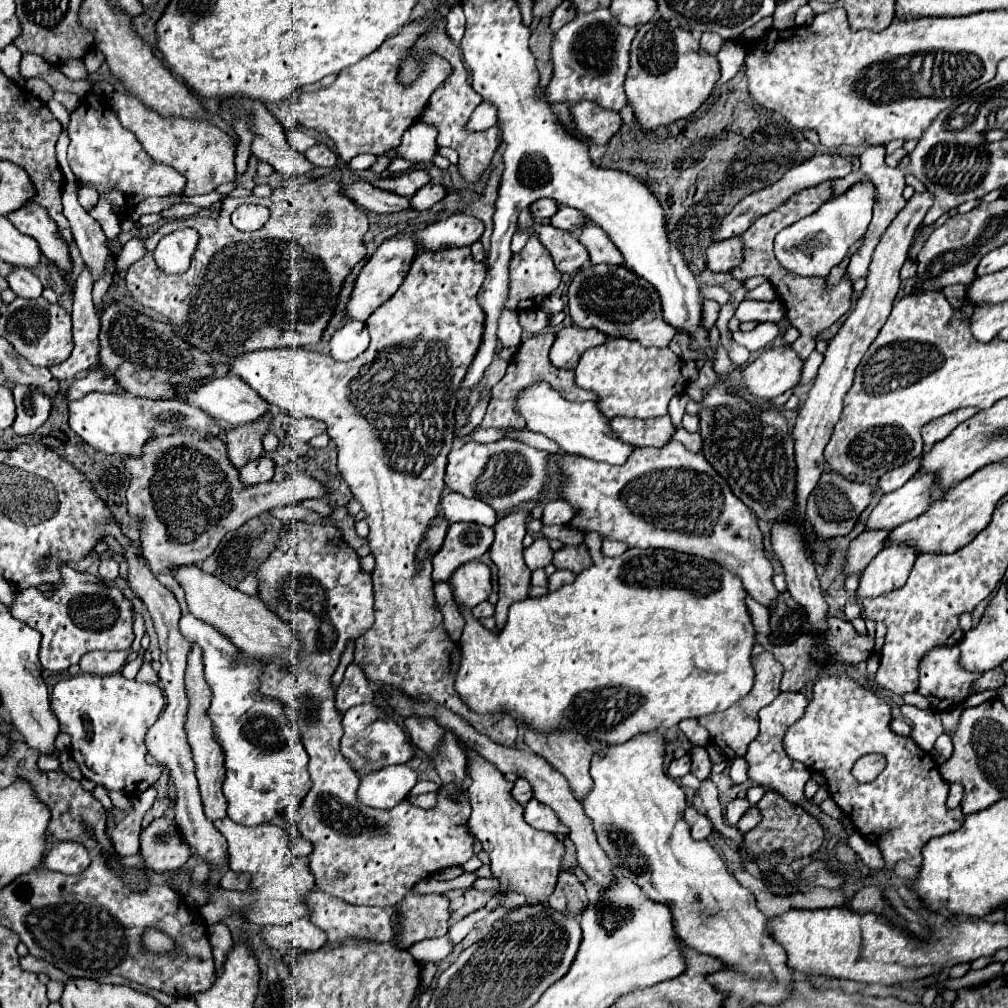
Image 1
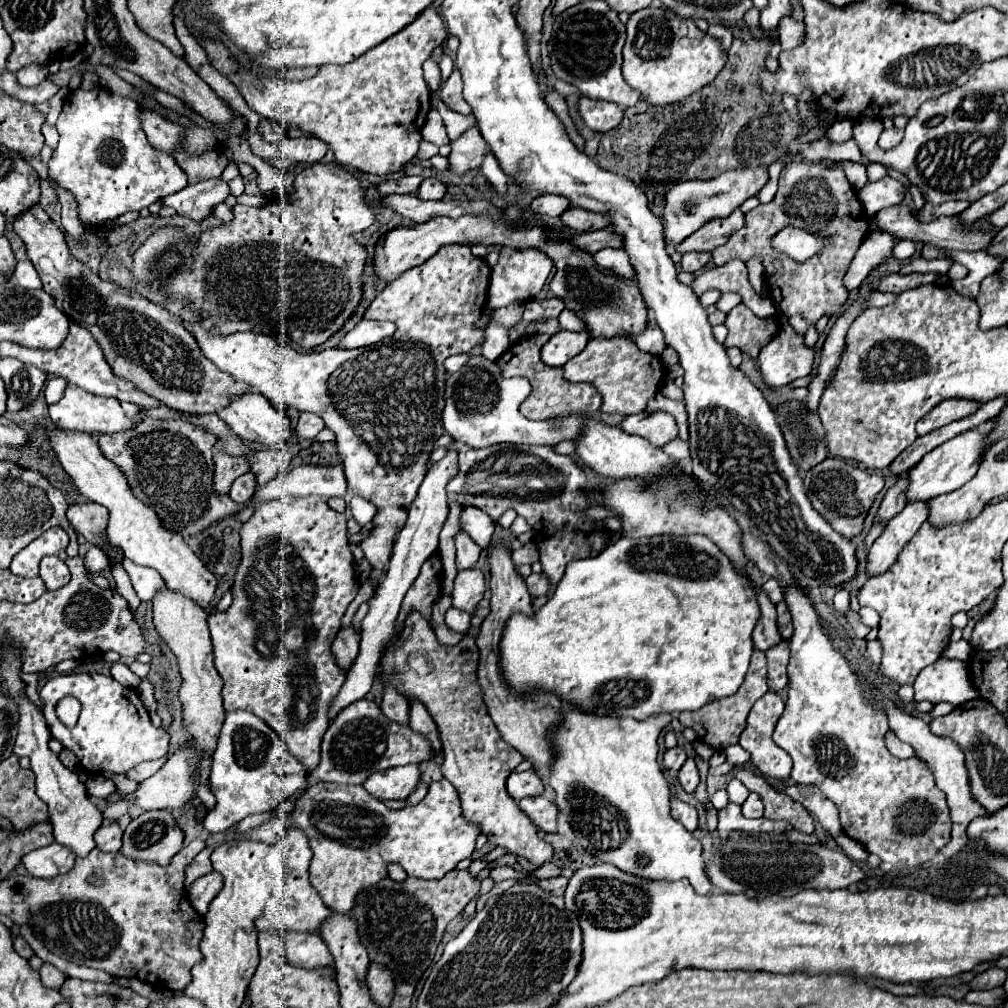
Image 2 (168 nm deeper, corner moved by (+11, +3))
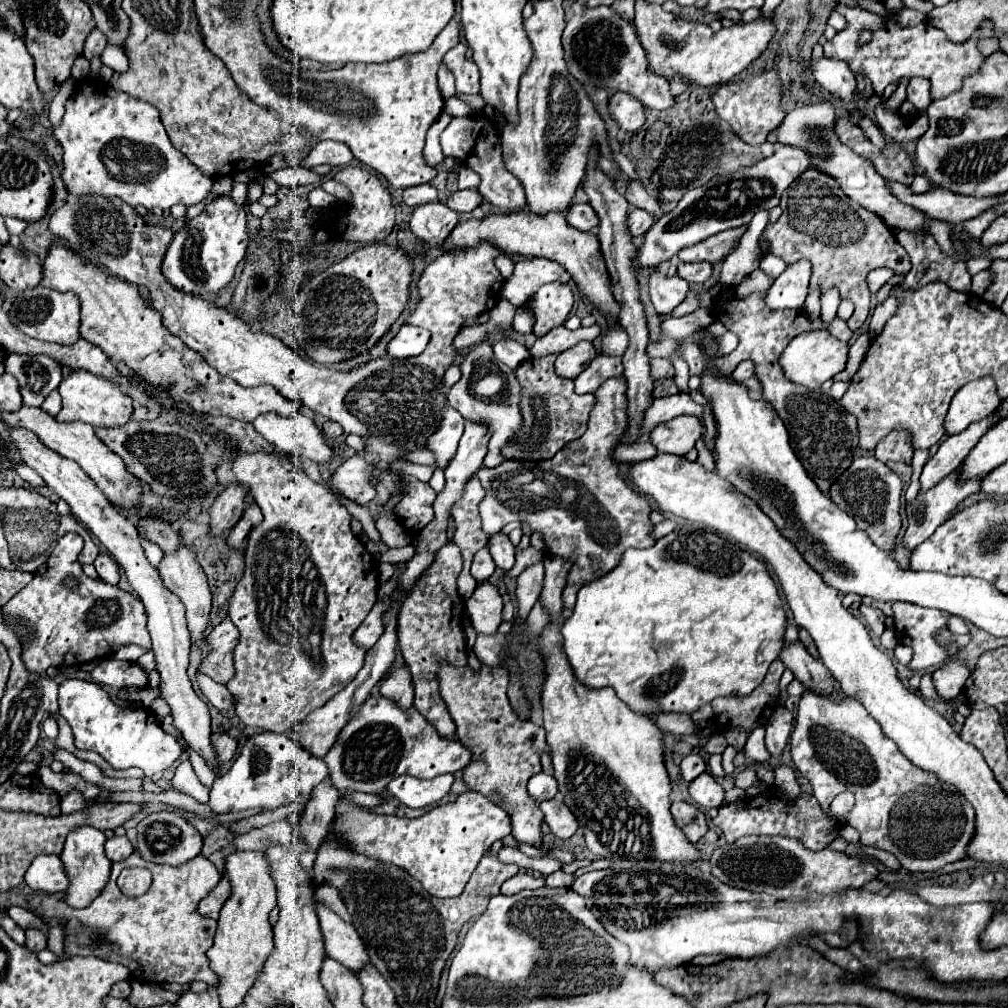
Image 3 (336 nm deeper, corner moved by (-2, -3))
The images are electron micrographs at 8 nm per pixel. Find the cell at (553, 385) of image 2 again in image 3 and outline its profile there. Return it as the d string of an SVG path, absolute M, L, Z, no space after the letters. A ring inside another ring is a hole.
M555 356L531 358L525 360L517 370L517 380L521 384L521 416L523 428L515 438L511 438L503 448L501 454L505 460L521 460L521 462L541 462L549 460L557 450L561 450L567 442L581 438L587 430L589 414L595 406L593 394L575 394L573 380L559 378L553 370ZM539 396L541 400L533 400ZM593 402L593 404L591 404Z

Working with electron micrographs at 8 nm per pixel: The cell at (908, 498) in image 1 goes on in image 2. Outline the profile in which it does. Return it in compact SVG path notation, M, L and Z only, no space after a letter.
M984 422L944 444L940 444L938 448L934 448L932 452L928 452L916 466L912 466L908 470L908 486L904 490L904 496L908 502L916 502L916 500L930 500L948 492L958 490L960 486L964 486L970 478L974 478L976 470L978 470L978 462L980 462L980 454L984 452L984 434L988 434L988 430L992 430L992 422Z

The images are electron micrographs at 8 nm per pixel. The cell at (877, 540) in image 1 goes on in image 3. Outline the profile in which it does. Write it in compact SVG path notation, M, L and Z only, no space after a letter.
M993 414L985 420L973 422L965 432L955 434L955 436L947 436L937 454L925 464L923 474L921 474L921 490L929 490L933 488L933 484L937 484L941 478L945 478L947 474L951 474L961 462L963 458L971 452L971 448L981 440L981 436L999 422L999 416Z

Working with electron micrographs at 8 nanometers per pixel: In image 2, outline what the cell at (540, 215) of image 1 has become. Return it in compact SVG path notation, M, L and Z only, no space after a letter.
M542 194L538 198L532 200L530 204L530 210L534 214L540 214L540 216L560 216L564 210L568 210L568 200L566 198L560 198L560 196L554 196L554 194Z

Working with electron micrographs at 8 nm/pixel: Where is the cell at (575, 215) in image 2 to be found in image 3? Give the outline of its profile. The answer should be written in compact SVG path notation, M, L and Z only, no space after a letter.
M635 208L635 210L629 214L627 224L629 224L631 236L643 236L643 234L655 224L655 218L653 218L649 212L645 212L645 210L641 210L641 208Z

